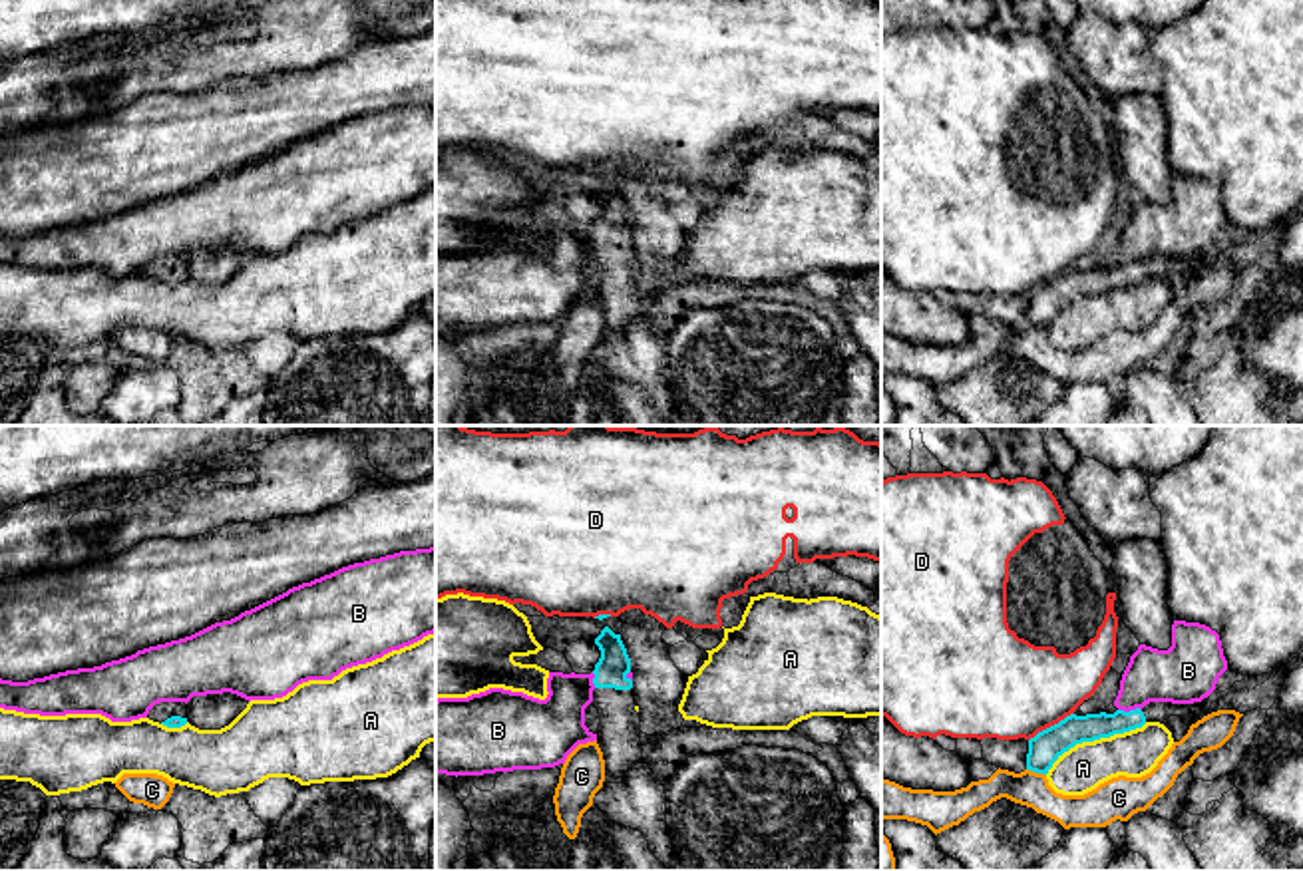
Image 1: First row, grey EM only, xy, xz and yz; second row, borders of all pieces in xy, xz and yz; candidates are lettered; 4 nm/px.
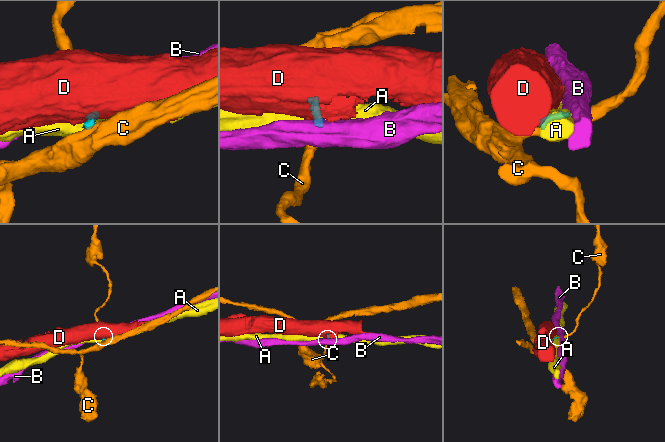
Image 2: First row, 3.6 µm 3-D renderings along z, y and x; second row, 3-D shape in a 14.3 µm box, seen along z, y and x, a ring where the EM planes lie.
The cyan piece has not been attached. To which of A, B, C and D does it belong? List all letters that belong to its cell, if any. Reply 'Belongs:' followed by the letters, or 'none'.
Belongs: none

